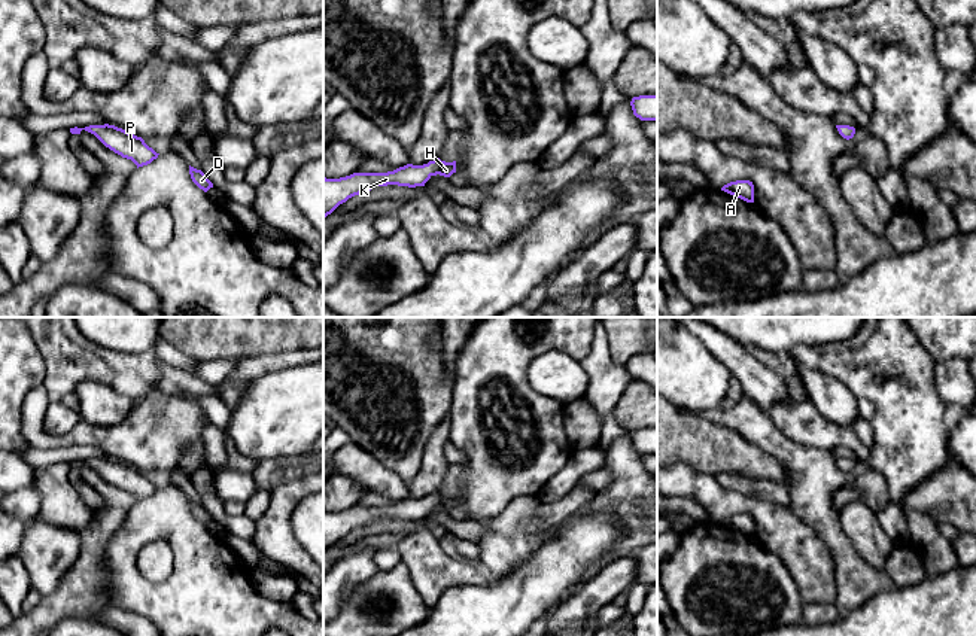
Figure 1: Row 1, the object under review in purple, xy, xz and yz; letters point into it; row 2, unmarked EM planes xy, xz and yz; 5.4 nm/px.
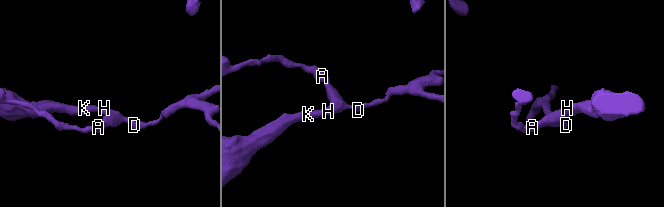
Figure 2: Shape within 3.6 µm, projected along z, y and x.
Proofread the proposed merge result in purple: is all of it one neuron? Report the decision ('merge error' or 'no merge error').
no merge error

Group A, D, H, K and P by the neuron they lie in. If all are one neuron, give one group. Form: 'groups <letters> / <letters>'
groups A D H K P

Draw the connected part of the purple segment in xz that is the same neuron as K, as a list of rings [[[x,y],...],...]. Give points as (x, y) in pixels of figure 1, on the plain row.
[[[438,493],[423,499],[407,497],[387,506],[353,506],[340,512],[323,511],[323,553],[349,532],[370,526],[375,520],[425,520],[432,509],[450,511],[456,506],[456,495]]]

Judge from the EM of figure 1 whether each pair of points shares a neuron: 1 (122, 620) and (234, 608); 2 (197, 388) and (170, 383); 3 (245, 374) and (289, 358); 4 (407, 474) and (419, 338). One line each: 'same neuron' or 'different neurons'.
1: different neurons
2: same neuron
3: same neuron
4: same neuron

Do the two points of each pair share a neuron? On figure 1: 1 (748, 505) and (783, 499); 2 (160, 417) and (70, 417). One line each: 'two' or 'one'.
1: two
2: two

